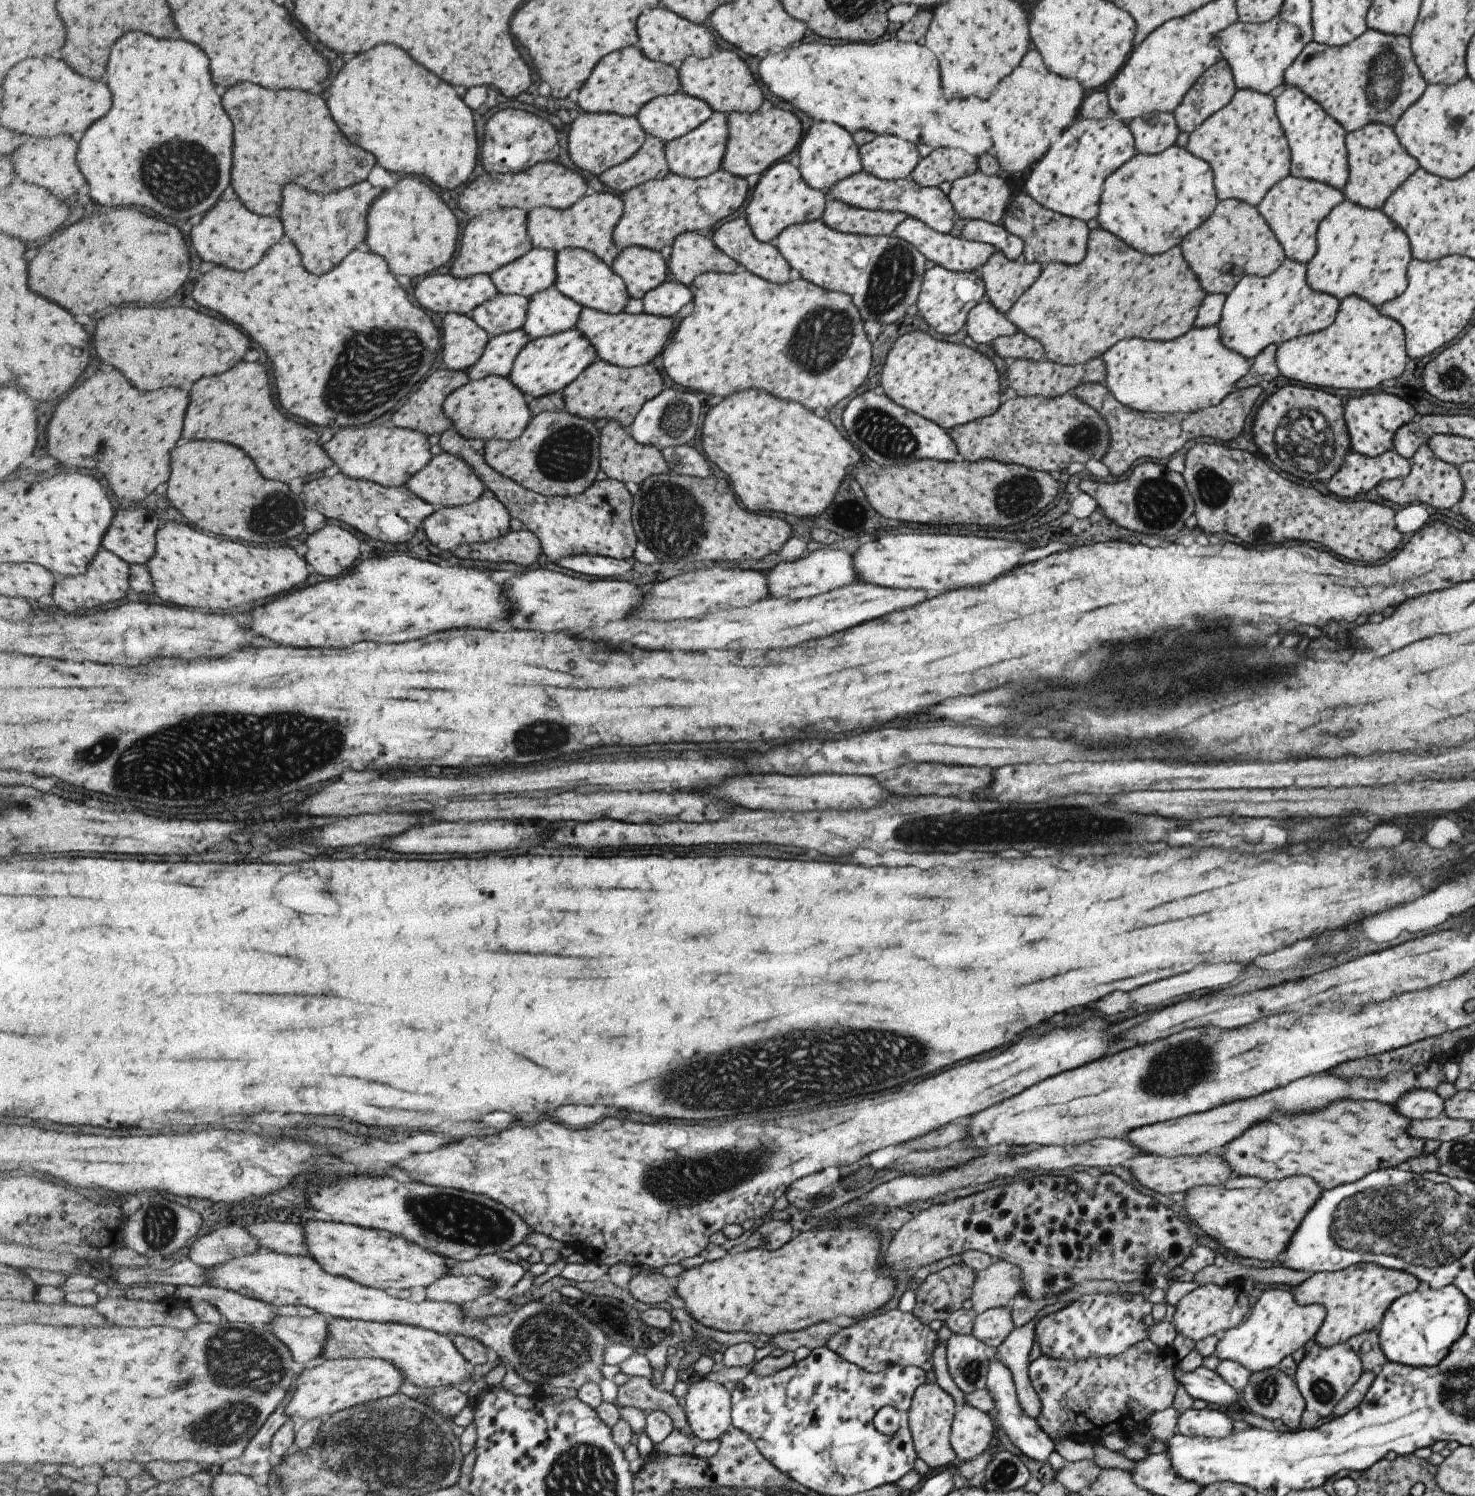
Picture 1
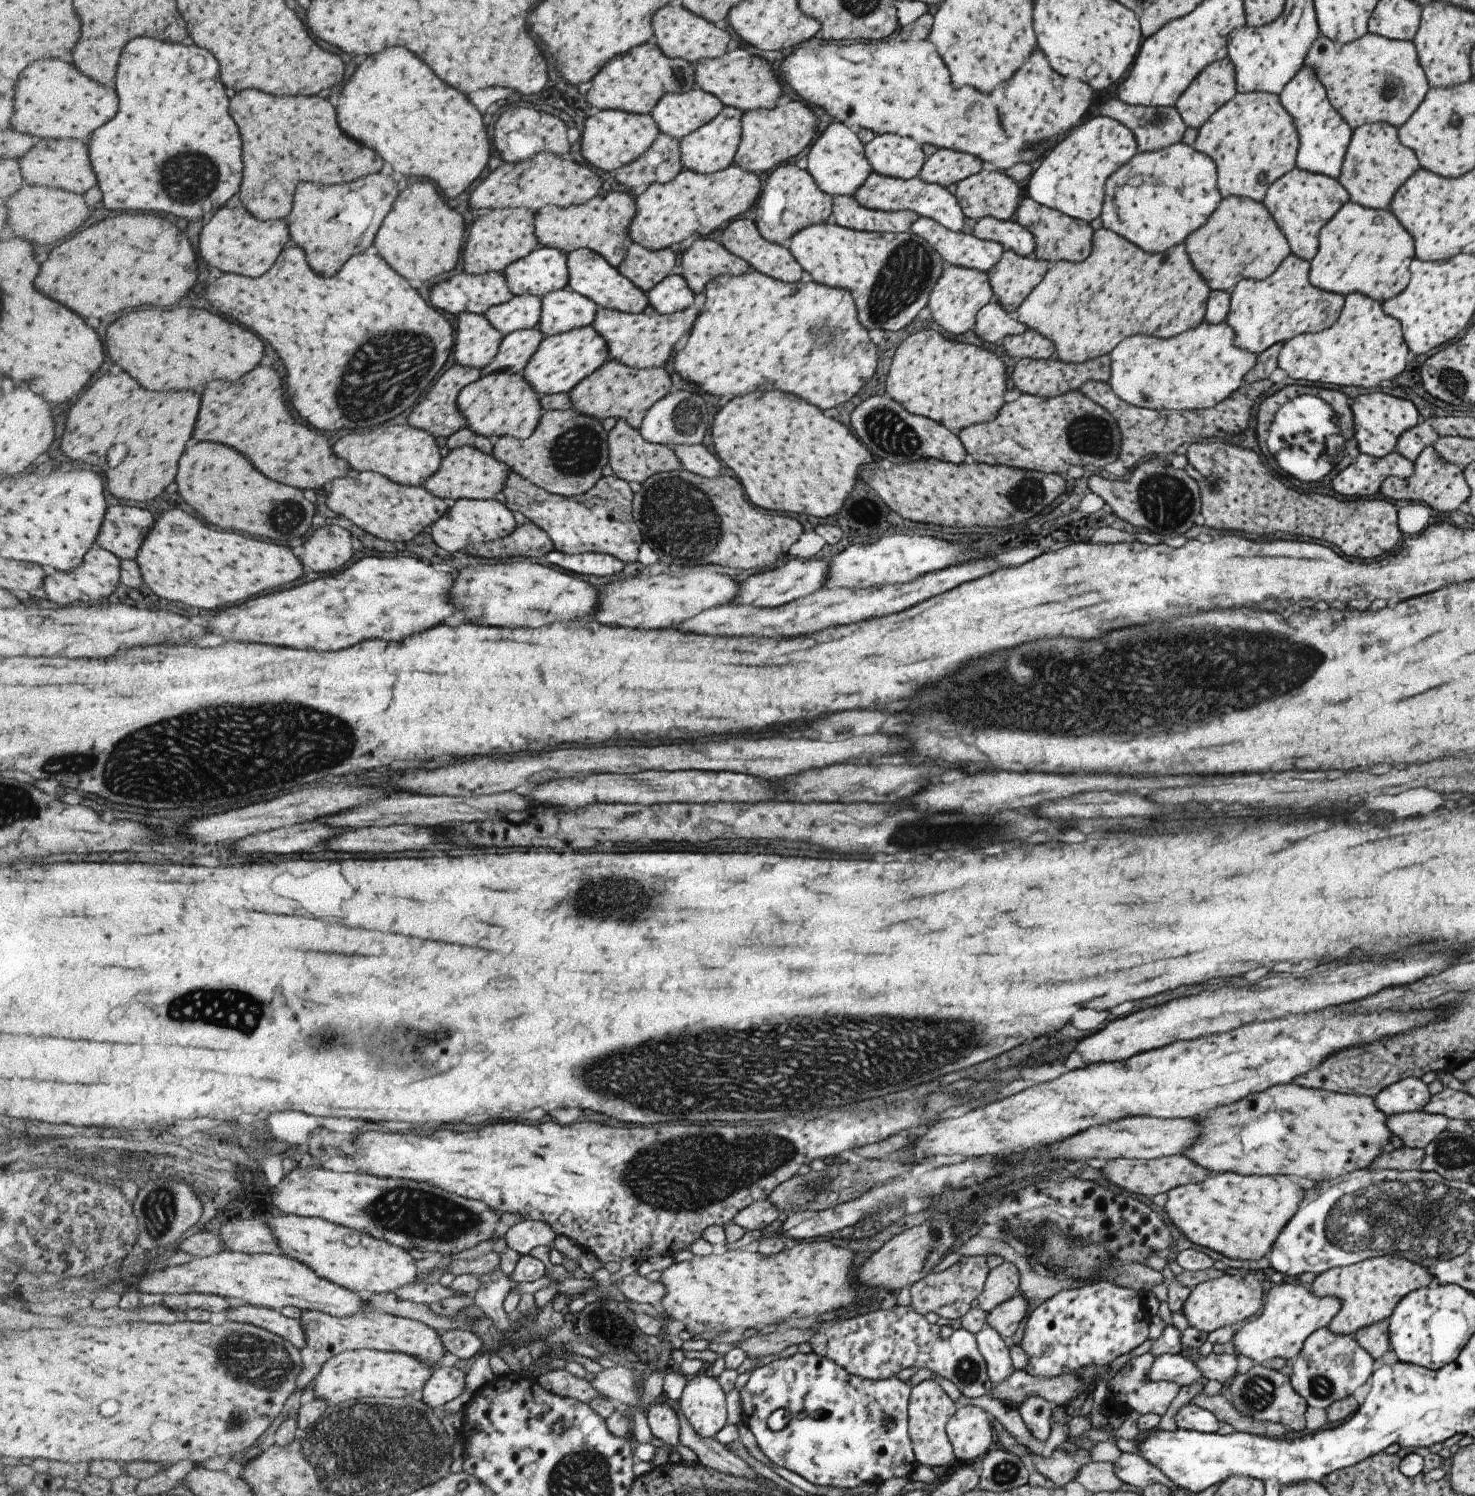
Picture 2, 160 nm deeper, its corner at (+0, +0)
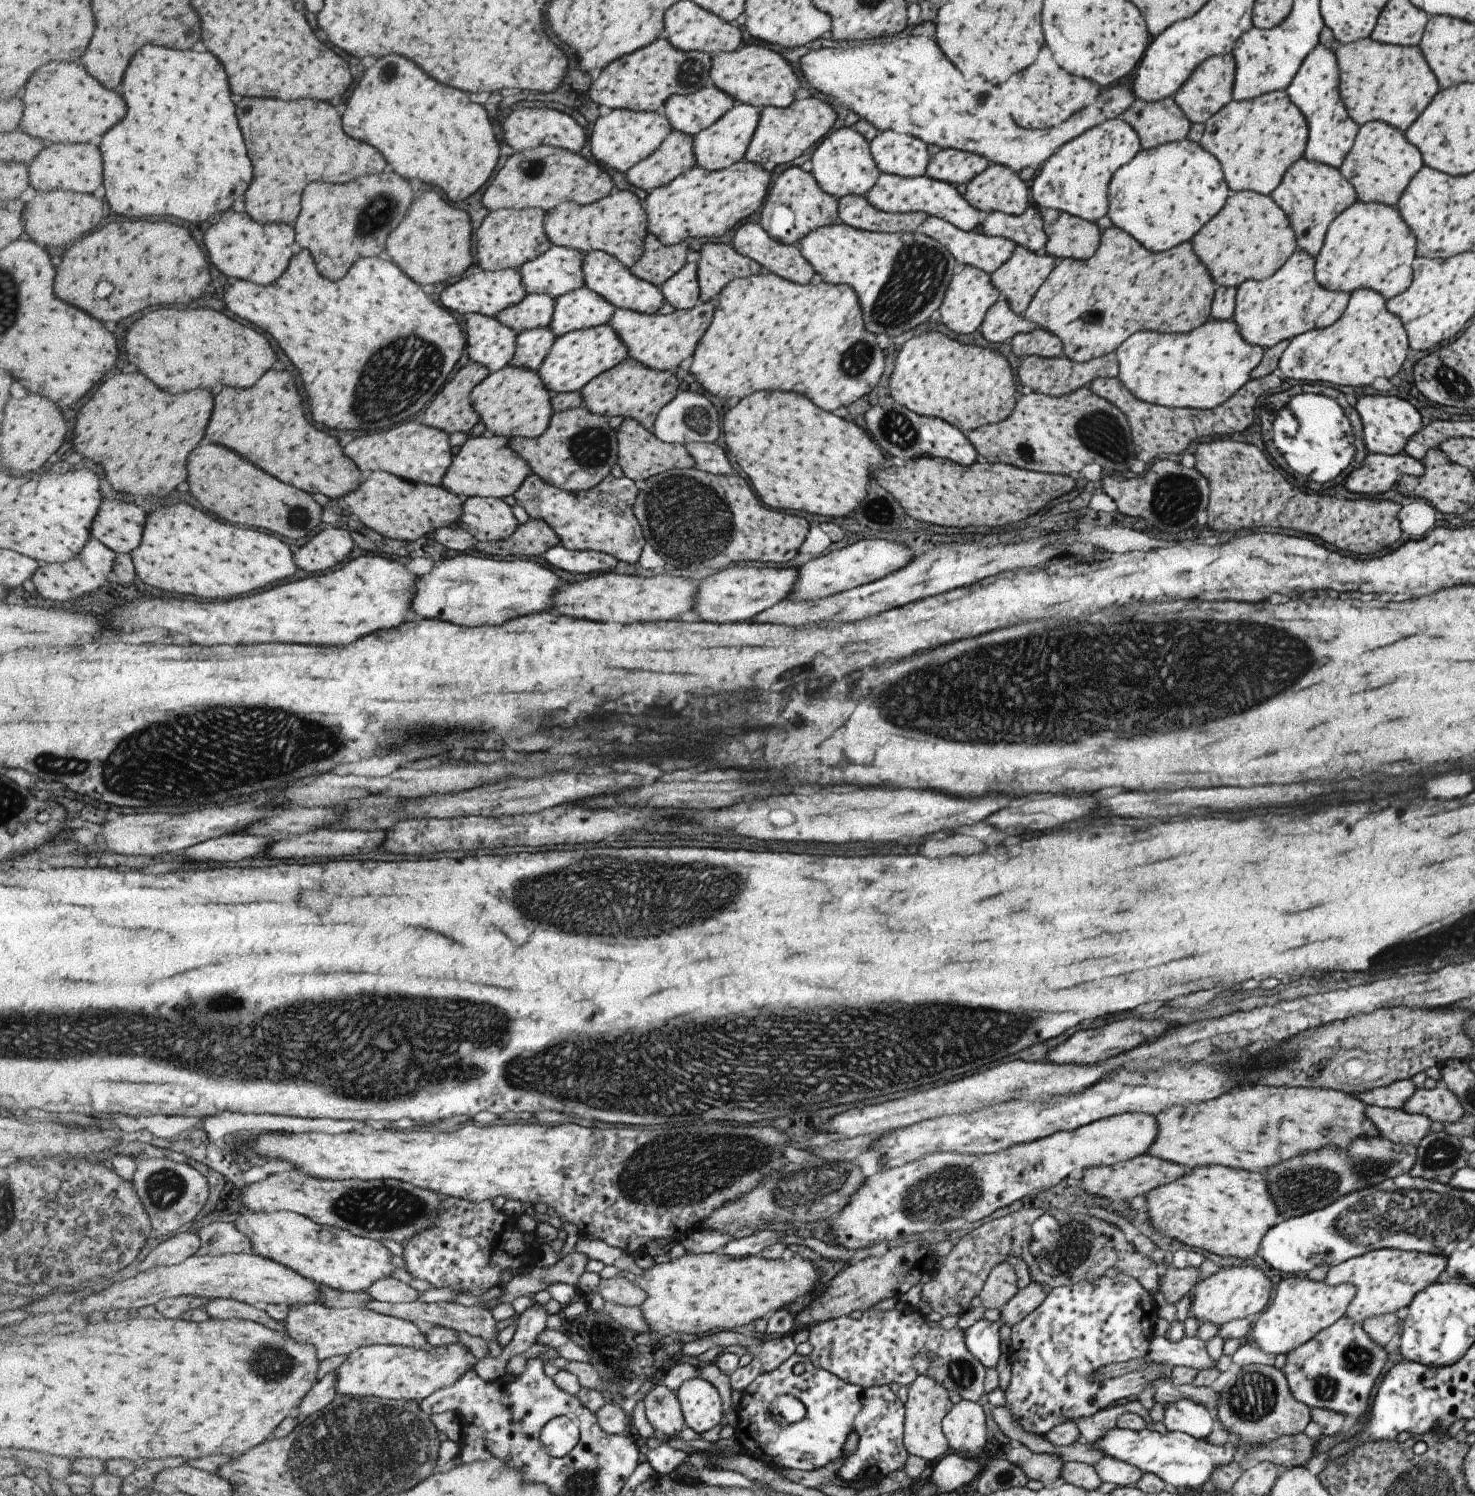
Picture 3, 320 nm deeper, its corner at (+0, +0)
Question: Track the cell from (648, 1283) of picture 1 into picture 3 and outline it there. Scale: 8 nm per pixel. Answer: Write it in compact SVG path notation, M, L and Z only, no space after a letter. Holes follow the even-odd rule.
M626 1277L600 1279L596 1291L604 1302L614 1302L626 1307L641 1307L647 1300L648 1292L642 1289L634 1280Z

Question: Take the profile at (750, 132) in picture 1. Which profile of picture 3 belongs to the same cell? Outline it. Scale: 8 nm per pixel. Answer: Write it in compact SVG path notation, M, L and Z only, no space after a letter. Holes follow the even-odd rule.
M814 97L796 100L789 107L762 107L759 124L750 140L746 154L747 161L766 165L773 170L797 156L801 156L809 146L821 140L833 126L837 115L831 106Z

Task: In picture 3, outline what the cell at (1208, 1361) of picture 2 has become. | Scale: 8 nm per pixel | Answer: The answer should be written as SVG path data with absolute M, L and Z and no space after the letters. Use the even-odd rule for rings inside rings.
M1153 1336L1149 1341L1146 1359L1155 1365L1184 1366L1197 1369L1215 1368L1209 1360L1204 1342L1197 1337L1183 1337L1171 1342L1167 1337Z

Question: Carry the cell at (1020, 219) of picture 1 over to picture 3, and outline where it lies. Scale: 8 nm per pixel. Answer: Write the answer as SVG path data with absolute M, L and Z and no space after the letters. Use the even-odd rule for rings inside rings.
M1038 208L1047 235L1044 248L1055 260L1085 260L1093 256L1100 241L1097 225L1055 209Z

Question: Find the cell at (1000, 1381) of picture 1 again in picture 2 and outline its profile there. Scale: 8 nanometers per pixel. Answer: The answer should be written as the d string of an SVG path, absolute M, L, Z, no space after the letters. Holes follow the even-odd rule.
M987 1324L974 1337L991 1384L1004 1381L1012 1373L1013 1367L1009 1360L1009 1349L1002 1338Z

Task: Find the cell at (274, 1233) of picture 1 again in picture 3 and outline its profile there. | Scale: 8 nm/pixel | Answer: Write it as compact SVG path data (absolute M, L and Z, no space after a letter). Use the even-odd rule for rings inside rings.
M216 1221L203 1227L197 1233L200 1236L197 1254L201 1256L254 1253L253 1243L243 1231L236 1227L235 1223Z

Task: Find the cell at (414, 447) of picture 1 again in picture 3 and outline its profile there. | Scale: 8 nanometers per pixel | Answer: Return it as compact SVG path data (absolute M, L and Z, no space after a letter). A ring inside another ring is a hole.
M407 422L387 432L361 436L347 446L347 456L351 456L363 470L387 471L417 484L435 486L444 484L455 458L449 444L449 433L435 427L427 428L419 422Z

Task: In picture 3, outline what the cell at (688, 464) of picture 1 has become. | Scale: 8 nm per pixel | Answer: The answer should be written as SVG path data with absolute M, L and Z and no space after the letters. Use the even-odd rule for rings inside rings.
M689 443L686 447L695 457L696 468L716 475L729 475L733 472L733 464L721 445L715 443Z

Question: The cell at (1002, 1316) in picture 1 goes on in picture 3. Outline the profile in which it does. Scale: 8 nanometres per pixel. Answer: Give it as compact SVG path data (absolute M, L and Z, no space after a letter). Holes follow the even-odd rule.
M1031 1280L1000 1308L999 1322L1006 1326L1014 1325L1030 1312L1033 1312L1048 1295L1039 1283Z

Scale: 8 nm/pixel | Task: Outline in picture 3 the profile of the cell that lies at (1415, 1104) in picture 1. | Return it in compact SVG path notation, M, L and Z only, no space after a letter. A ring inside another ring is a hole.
M1395 1079L1384 1087L1373 1087L1371 1090L1353 1094L1364 1105L1400 1109L1401 1105L1417 1089L1411 1079Z

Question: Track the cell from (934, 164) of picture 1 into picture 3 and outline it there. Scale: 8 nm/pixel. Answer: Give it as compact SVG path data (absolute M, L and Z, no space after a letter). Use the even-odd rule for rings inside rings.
M939 149L929 158L924 174L956 186L968 183L988 166L989 162L984 156L967 151Z

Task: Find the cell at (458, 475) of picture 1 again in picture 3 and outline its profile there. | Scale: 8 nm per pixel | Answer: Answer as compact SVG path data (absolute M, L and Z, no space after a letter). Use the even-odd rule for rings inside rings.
M489 433L481 437L471 436L456 454L443 486L451 492L468 497L507 498L514 495L533 473L533 469L508 442L509 438L504 435Z

